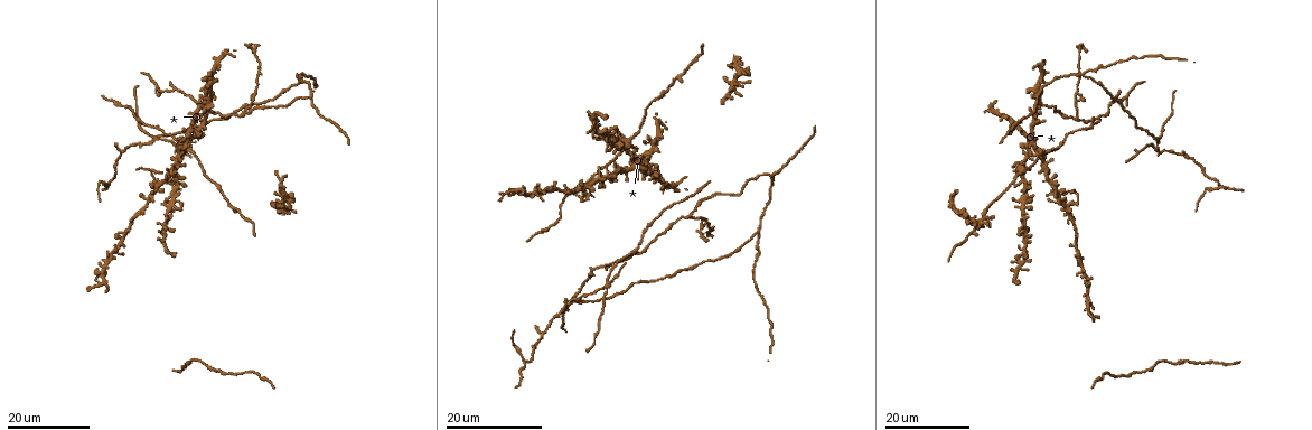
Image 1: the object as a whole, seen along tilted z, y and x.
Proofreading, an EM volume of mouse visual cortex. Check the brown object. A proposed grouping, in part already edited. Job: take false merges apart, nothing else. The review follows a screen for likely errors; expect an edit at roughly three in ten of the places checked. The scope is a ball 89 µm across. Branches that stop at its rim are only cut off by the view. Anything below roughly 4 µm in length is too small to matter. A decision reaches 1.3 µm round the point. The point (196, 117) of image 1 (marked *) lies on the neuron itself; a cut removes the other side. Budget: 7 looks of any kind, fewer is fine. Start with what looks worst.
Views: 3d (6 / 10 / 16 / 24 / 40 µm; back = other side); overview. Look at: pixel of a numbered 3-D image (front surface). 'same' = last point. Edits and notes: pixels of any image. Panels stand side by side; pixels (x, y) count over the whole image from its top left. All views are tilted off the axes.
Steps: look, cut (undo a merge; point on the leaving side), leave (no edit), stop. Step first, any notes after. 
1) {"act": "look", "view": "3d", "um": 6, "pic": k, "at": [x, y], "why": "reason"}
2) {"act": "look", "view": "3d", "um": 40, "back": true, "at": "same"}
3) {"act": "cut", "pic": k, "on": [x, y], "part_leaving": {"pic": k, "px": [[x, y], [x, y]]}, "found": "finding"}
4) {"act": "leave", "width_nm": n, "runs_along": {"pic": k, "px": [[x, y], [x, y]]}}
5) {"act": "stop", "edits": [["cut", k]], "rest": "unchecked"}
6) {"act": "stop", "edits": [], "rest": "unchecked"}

{"act": "look", "view": "3d", "um": 16, "pic": 1, "at": [151, 140], "why": "three arms meet"}

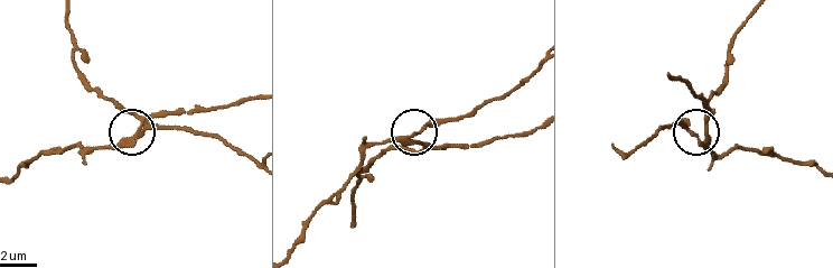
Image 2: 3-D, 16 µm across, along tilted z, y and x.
{"act": "look", "view": "3d", "um": 10, "pic": 2, "at": [133, 142], "why": "zoom in"}

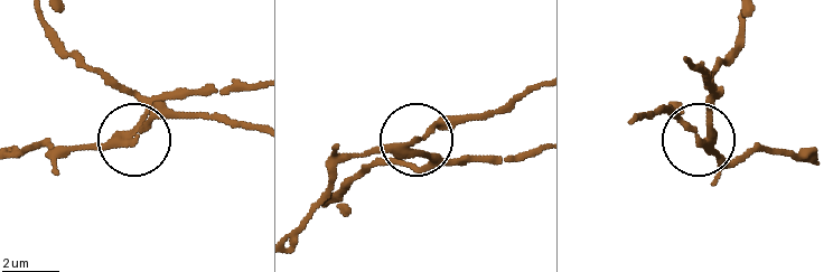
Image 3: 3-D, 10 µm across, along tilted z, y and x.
{"act": "cut", "pic": 3, "on": [434, 123], "width_nm": 220, "part_leaving": {"pic": 3, "px": [[119, 136], [17, 150]]}, "found": "two neurons meet here"}

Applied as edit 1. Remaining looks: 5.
{"act": "look", "view": "3d", "um": 24, "pic": 1, "at": [1090, 311], "why": "looks like a crossing"}

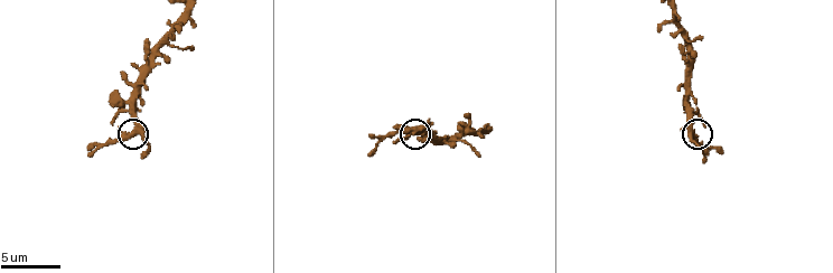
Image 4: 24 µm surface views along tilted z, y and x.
{"act": "look", "view": "3d", "um": 10, "pic": 4, "at": [420, 131], "why": "zoom in"}

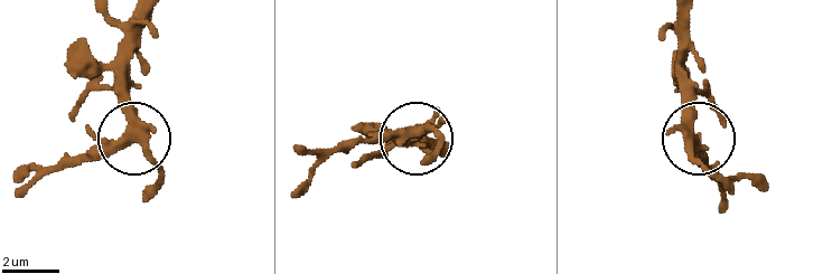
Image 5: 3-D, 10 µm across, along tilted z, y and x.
{"act": "leave", "runs_along": {"pic": 5, "px": [[150, 17], [131, 59], [129, 136], [69, 156]]}, "found": "continuous, no second neuron"}

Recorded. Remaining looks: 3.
{"act": "look", "view": "3d", "um": 16, "pic": 1, "at": [760, 230], "why": "thin arm on a thick one"}

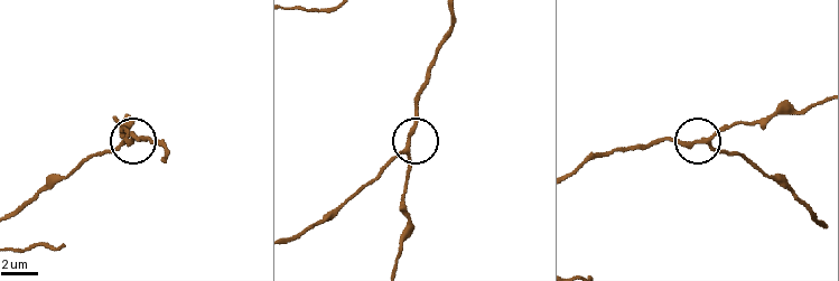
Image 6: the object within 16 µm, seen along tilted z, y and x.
{"act": "look", "view": "3d", "um": 10, "pic": 6, "at": [707, 143]}

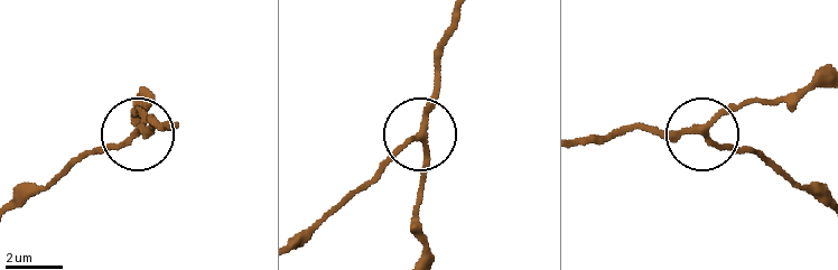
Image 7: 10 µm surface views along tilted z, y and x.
{"act": "leave", "width_nm": 180, "runs_along": {"pic": 7, "px": [[457, 15], [436, 67], [436, 102], [421, 139], [424, 192]]}, "found": "all the same neuron"}

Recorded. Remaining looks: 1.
{"act": "stop", "edits": [["cut", 3]], "rest": "unchecked"}

